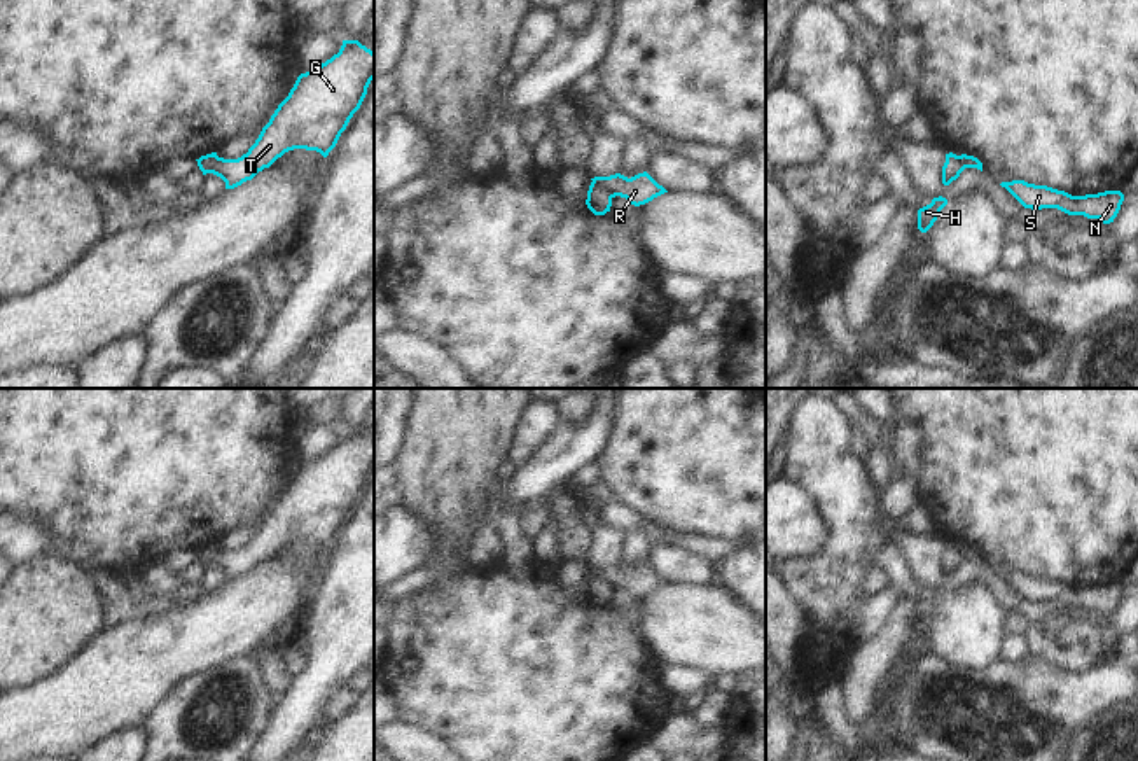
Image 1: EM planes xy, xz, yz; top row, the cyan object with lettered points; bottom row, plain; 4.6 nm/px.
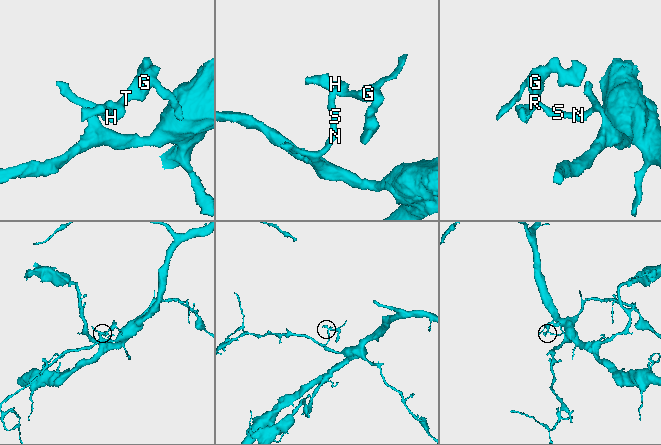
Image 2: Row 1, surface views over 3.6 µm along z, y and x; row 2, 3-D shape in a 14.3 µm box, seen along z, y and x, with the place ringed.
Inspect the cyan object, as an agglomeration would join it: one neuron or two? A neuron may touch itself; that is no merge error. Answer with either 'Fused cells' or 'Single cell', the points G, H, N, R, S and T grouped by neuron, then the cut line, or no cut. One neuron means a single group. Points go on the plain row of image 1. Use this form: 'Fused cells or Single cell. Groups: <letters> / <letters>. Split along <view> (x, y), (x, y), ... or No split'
Fused cells. Groups: G H R T / N S. Split along xz (593, 572), (612, 588)

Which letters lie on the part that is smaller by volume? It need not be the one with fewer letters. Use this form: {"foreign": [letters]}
{"foreign": ["G", "H", "R", "T"]}

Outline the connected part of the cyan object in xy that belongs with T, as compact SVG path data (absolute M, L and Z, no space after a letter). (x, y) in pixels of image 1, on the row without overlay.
M343 432L337 446L322 455L318 460L297 469L288 488L278 497L246 546L238 551L219 549L213 558L203 563L203 567L213 565L226 574L226 581L234 581L243 574L252 572L264 560L269 560L288 542L316 542L327 549L353 506L360 500L372 471L374 444L358 432Z

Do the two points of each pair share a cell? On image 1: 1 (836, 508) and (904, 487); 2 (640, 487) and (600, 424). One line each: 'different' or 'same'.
1: different
2: different

